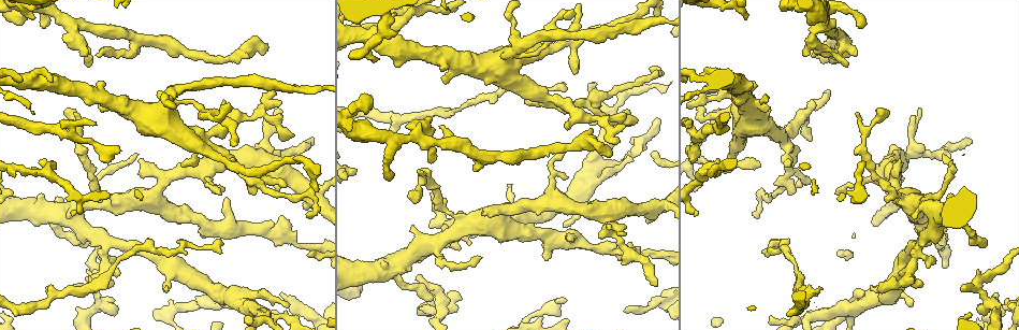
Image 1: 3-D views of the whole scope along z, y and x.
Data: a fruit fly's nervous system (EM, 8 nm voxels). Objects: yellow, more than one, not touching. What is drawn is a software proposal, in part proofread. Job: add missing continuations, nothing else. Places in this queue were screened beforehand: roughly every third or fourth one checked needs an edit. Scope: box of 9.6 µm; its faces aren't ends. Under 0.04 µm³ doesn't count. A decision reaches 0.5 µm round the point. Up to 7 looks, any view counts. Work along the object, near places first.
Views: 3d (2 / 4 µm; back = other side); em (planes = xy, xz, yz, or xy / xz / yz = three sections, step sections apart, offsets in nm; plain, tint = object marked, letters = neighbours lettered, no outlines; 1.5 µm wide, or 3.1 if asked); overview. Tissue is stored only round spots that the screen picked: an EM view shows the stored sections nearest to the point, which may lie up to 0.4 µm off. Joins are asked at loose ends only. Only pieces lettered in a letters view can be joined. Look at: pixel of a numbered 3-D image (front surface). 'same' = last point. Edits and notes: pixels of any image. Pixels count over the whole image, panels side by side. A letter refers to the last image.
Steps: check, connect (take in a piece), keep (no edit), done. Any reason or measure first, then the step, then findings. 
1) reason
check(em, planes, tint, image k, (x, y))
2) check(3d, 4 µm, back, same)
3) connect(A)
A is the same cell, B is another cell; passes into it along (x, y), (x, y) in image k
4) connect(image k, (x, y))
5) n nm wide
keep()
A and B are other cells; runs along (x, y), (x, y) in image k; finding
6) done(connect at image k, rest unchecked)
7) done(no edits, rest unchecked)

free end
check(em, yz, step 8, tint, image 1, (629, 243))

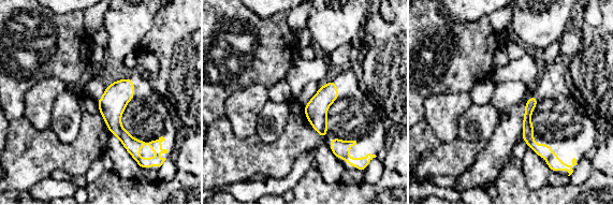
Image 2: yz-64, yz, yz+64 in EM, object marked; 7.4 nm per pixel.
check(em, planes, letters, same)

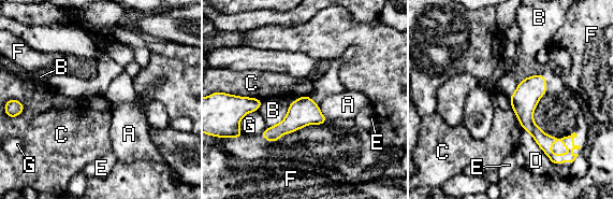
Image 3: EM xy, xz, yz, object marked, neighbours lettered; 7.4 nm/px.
keep()
A, B, C, D, E, F and G are other cells; border along (508, 98), (511, 109), (523, 130) in image 3; no lettered piece goes on from it

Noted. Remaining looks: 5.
branch stops here
check(3d, 2 µm, back, image 1, (312, 141))

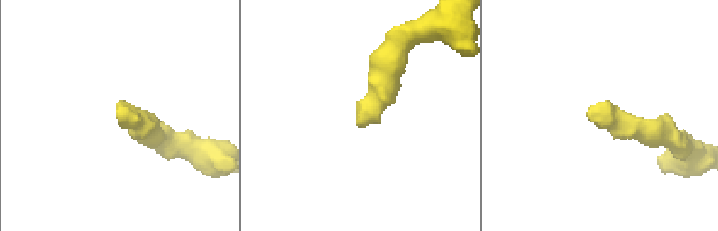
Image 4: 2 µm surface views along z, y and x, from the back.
need the tissue
check(em, planes, plain, image 4, (120, 103))

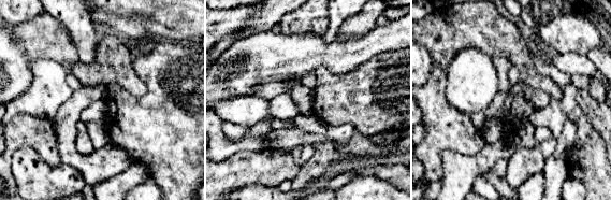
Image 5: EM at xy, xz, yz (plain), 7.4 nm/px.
check(em, planes, letters, same)

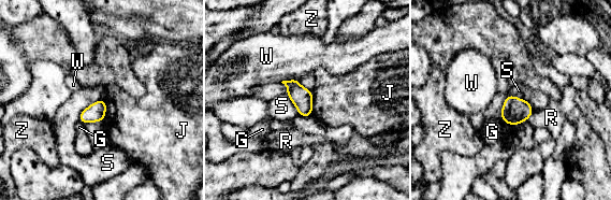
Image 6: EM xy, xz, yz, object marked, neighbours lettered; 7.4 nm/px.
keep()
G, J, R, S, W and Z are other cells; border along (104, 99), (90, 103), (77, 119) in image 6; no lettered piece goes on from it

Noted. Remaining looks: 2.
branch stops here
check(em, planes, letters, image 1, (281, 294))

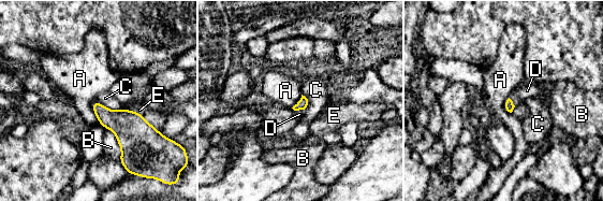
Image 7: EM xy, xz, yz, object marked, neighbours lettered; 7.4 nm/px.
B touches over 260 nm
connect(D)
D is the same cell, A, B, C and E are other cells; passes into it along (510, 106), (512, 102), (527, 90) in image 7; the cell continues

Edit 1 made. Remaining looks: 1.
done(connect at image 7, rest unchecked)

